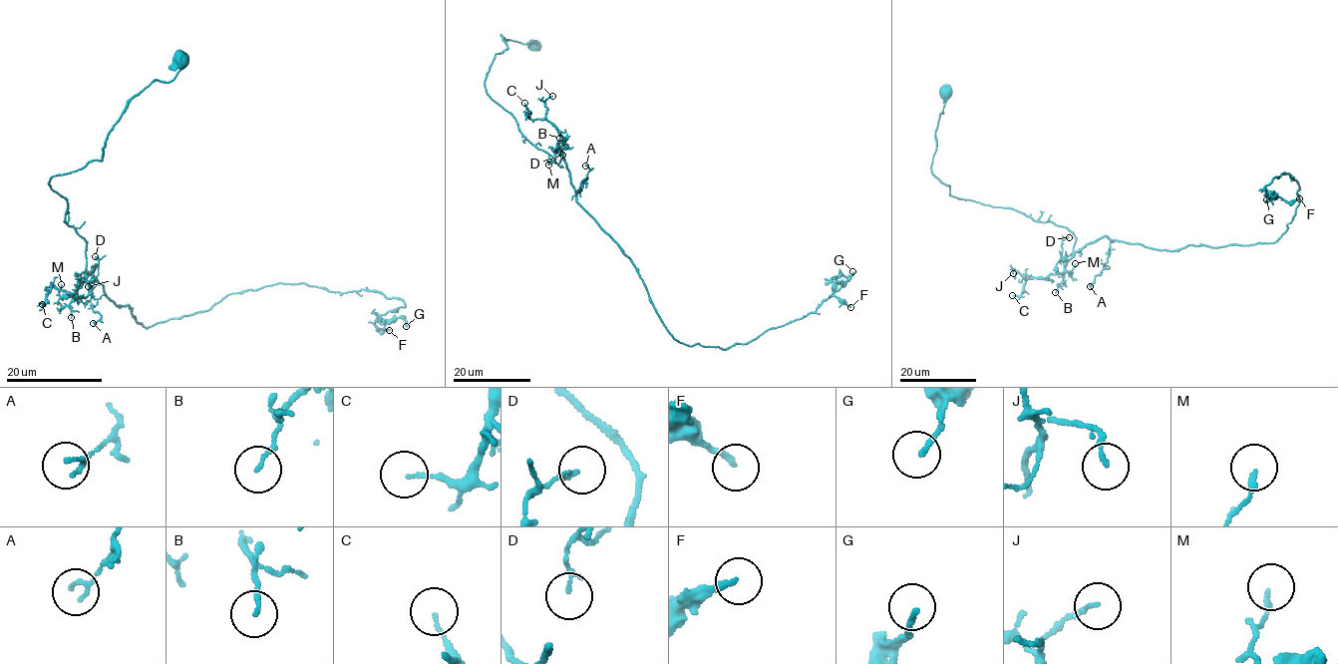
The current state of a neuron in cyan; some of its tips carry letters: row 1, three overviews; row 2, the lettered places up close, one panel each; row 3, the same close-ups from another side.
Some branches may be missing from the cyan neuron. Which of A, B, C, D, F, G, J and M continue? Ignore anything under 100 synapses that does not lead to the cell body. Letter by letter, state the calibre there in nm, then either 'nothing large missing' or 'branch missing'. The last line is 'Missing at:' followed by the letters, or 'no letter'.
A: 90 nm thick; nothing large missing
B: 130 nm thick; nothing large missing
C: 100 nm thick; nothing large missing
D: 120 nm thick; nothing large missing
F: 180 nm thick; nothing large missing
G: 130 nm thick; nothing large missing
J: 140 nm thick; nothing large missing
M: 130 nm thick; nothing large missing
Missing at: no letter

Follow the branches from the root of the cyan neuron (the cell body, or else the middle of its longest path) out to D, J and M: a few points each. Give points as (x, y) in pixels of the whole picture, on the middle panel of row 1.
D: (535, 45), (501, 35), (506, 48), (485, 91), (555, 163), (563, 158), (558, 144), (567, 145), (562, 155)
J: (535, 45), (501, 35), (506, 48), (485, 91), (557, 164), (564, 139), (546, 119), (552, 96)
M: (535, 45), (501, 35), (506, 48), (496, 55), (485, 88), (557, 164), (560, 152), (548, 165)

